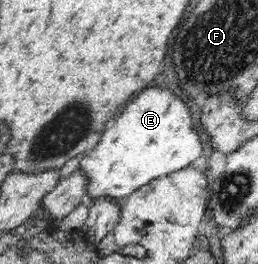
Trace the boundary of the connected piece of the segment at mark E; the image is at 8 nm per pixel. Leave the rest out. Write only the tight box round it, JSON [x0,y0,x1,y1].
[79,86,205,205]

